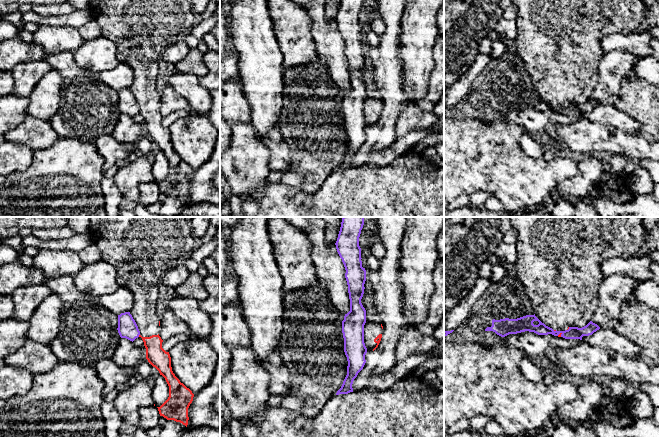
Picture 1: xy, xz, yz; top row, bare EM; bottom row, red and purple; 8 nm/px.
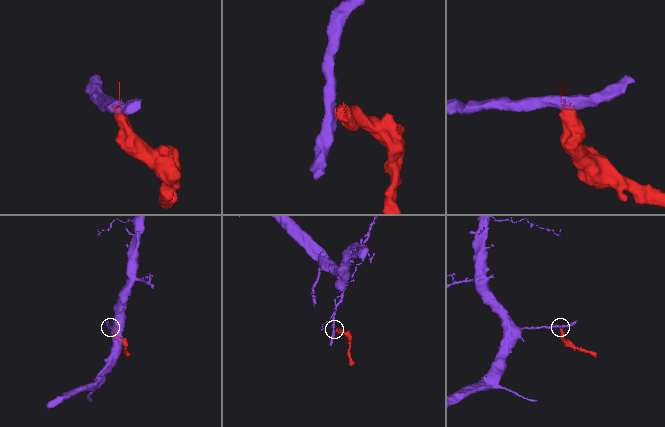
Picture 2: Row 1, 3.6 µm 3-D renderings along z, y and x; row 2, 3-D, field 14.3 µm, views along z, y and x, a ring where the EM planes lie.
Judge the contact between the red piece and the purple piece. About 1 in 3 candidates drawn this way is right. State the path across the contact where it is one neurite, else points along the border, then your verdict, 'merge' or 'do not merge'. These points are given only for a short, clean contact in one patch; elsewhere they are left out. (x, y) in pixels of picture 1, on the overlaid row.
border yz (562, 333), (557, 335); do not merge

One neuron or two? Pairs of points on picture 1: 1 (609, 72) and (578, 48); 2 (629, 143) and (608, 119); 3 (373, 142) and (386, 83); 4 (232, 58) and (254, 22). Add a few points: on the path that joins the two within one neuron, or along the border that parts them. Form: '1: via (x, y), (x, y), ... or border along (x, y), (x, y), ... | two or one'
1: border along (603, 56), (599, 63), (597, 84), (594, 87) | two
2: border along (592, 121), (627, 132), (638, 133) | two
3: via (385, 127), (389, 116), (389, 98) | one
4: border along (232, 50), (237, 56), (239, 75) | two

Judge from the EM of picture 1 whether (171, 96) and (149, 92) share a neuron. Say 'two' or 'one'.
two

